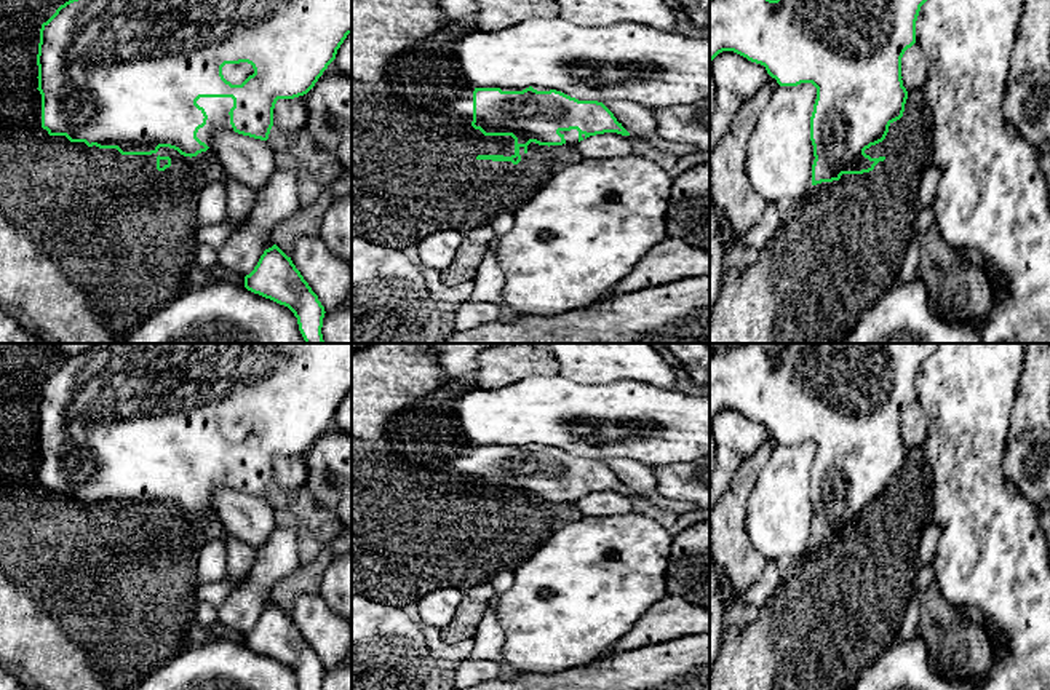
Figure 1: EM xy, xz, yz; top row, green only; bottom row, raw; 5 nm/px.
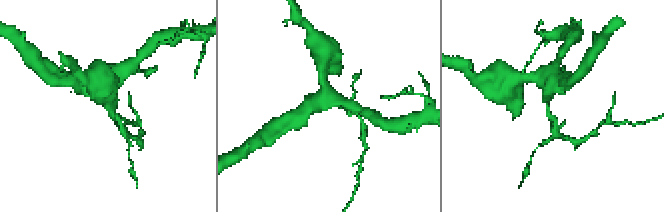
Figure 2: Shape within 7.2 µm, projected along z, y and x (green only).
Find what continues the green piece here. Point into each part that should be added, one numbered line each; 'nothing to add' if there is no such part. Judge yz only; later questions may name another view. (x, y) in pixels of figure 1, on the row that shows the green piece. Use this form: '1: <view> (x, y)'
nothing to add

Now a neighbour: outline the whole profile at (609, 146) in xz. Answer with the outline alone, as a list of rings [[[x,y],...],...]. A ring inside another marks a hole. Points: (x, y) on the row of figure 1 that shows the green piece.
[[[604,133],[575,144],[583,160],[618,160],[631,153],[631,136]]]

